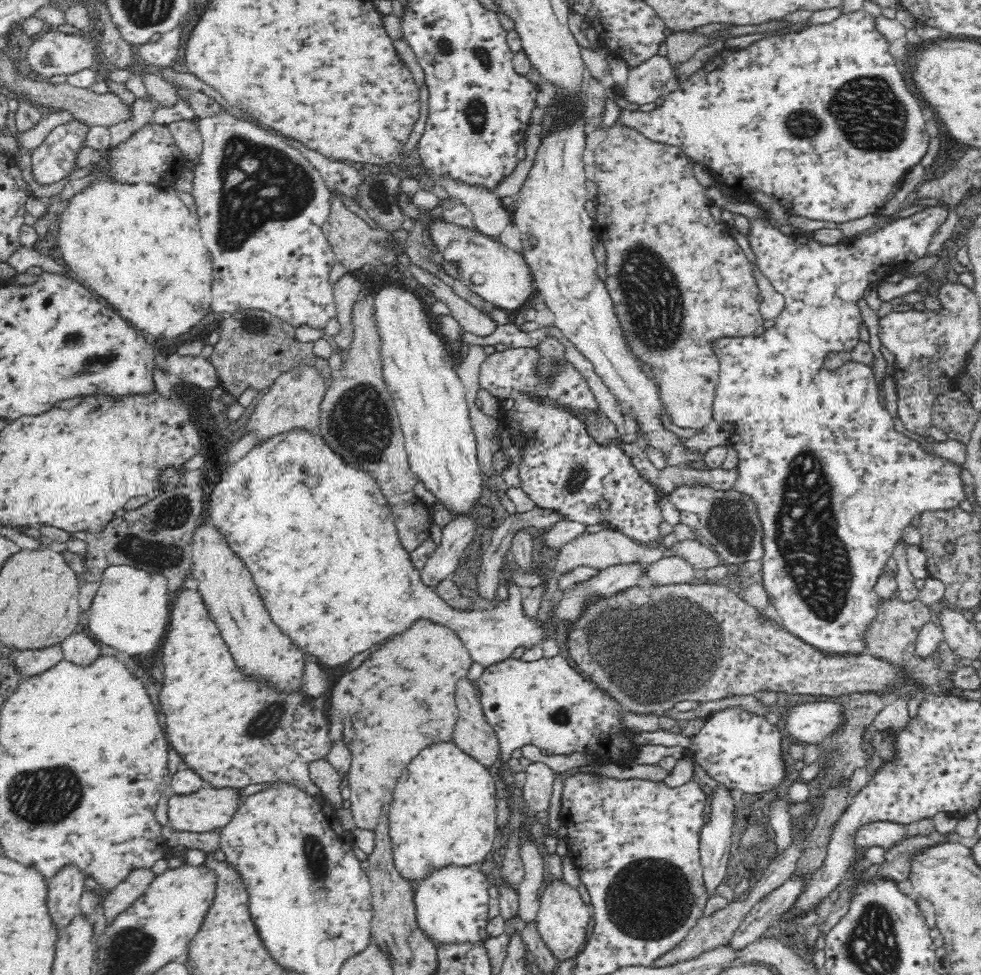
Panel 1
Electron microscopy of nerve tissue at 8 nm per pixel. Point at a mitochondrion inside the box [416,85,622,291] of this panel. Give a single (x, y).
(476, 114)

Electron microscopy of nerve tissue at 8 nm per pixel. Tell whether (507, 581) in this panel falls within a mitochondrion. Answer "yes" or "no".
no

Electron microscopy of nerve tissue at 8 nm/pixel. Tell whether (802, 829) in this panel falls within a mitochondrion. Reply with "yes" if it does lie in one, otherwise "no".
no

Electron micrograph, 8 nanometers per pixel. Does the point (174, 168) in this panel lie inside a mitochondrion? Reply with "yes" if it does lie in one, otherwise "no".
no

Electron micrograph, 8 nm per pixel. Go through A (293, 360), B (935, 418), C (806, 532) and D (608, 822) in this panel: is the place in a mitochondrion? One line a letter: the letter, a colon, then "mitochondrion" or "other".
A: other
B: other
C: mitochondrion
D: other

